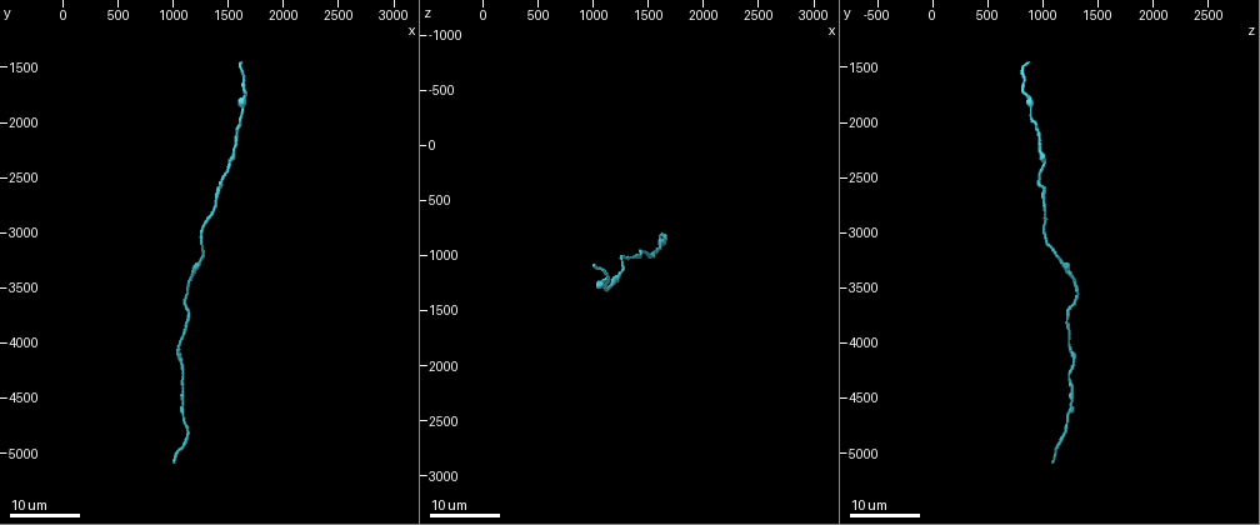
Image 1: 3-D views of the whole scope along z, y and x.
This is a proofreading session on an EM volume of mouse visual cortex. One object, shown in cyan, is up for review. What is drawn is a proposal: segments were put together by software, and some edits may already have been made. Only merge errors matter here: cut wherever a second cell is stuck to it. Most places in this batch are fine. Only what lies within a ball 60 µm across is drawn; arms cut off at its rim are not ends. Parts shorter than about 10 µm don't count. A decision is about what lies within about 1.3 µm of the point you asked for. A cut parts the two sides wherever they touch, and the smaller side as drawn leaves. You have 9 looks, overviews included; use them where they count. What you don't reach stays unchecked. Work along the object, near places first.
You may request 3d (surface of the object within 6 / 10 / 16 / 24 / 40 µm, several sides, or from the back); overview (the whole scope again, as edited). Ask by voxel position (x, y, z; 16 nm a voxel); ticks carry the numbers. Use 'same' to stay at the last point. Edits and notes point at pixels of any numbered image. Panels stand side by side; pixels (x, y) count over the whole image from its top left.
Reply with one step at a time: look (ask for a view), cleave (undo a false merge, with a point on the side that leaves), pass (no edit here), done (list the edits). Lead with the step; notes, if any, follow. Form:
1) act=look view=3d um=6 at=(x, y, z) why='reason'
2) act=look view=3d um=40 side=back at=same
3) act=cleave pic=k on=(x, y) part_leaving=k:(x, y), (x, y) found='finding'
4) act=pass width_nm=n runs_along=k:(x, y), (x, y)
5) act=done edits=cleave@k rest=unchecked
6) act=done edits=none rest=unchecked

act=look view=3d um=16 at=(1500, 2380, 1020) why='sudden change in width'

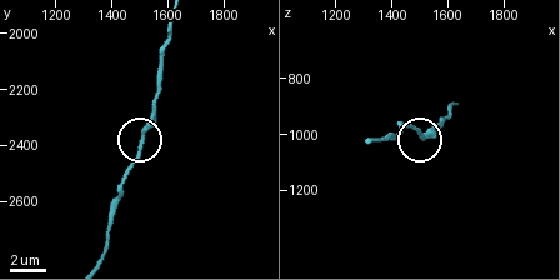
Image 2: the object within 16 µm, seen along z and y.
act=look view=3d um=6 at=(1500, 2380, 1010)

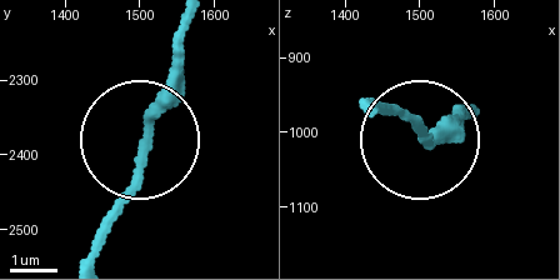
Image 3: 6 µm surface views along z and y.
act=pass runs_along=3:(95, 251), (170, 73), (179, 24) found='all the same cell'

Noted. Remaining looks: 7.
act=look view=3d um=16 at=(1240, 3280, 1160)

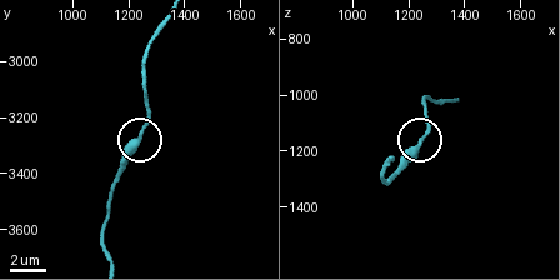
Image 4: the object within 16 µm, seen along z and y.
act=look view=3d um=6 at=(1230, 3270, 1180)

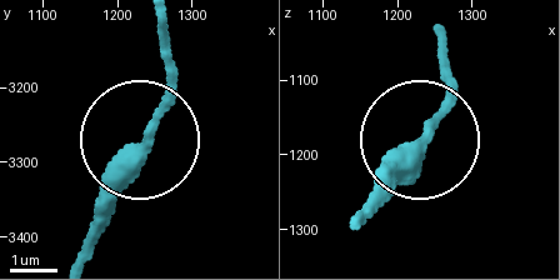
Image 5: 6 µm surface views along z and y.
act=pass side_arm_um=35 runs_along=5:(149, 144), (165, 56) found='all the same cell'

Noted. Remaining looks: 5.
act=look view=3d um=16 at=(1600, 1880, 880) why='calibre changes'

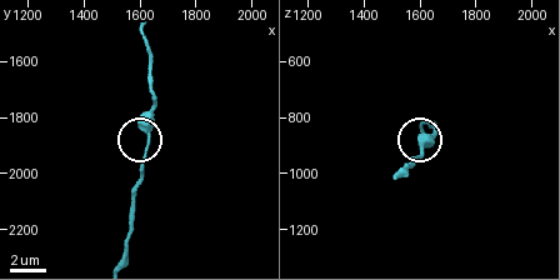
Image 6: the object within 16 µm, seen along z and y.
act=look view=3d um=6 at=(1620, 1870, 890) why='zoom in'

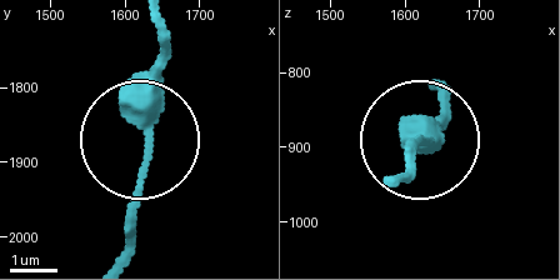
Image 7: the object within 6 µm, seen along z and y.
act=pass runs_along=7:(396, 181), (440, 94) found='all the same cell'

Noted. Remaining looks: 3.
act=look view=3d um=16 at=(1100, 4300, 1220) why='thin neck'

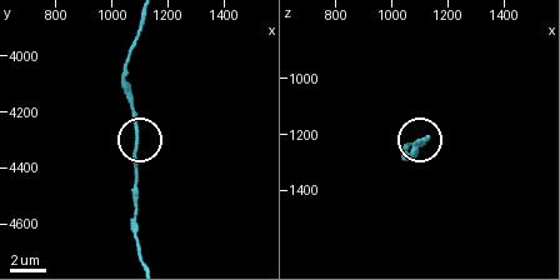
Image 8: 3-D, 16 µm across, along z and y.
act=look view=3d um=6 at=same why='zoom in'

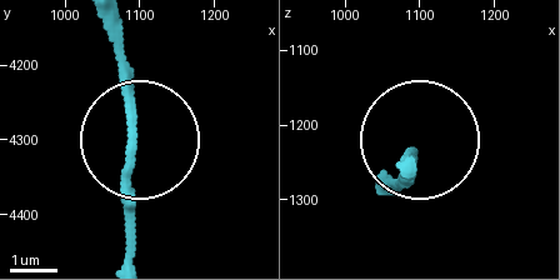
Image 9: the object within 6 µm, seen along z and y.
act=look view=3d um=6 side=back at=same

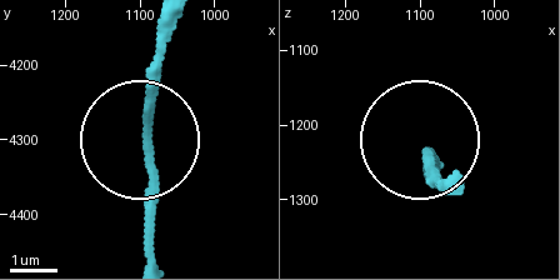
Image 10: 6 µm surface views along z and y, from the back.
act=pass found='all the same cell'

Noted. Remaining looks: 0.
act=done edits=none rest=unchecked

